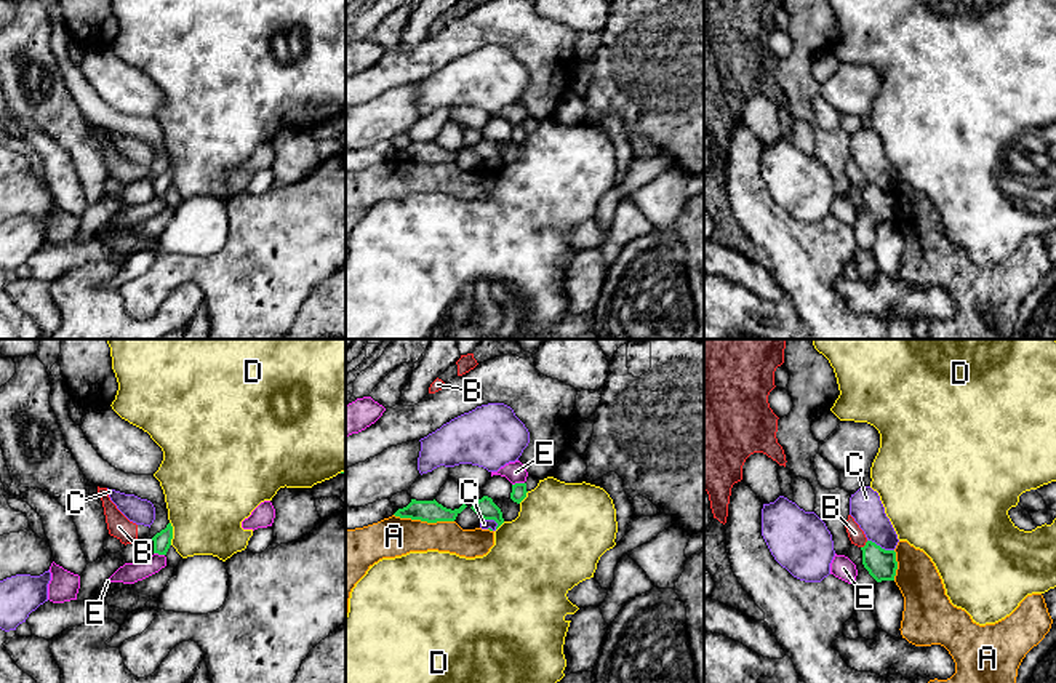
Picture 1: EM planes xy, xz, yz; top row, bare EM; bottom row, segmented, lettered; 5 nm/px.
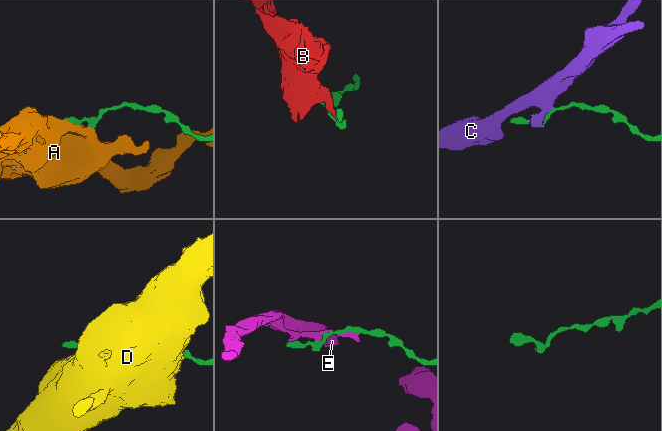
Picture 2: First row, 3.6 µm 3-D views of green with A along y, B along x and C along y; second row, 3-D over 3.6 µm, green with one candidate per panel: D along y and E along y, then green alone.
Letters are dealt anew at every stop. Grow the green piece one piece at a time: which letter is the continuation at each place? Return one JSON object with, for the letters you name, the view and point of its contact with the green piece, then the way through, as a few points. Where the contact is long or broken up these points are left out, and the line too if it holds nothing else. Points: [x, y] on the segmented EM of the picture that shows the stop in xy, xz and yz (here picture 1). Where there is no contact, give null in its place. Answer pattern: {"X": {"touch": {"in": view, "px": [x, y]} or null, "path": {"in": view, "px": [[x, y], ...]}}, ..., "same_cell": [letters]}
{"same_cell": []}

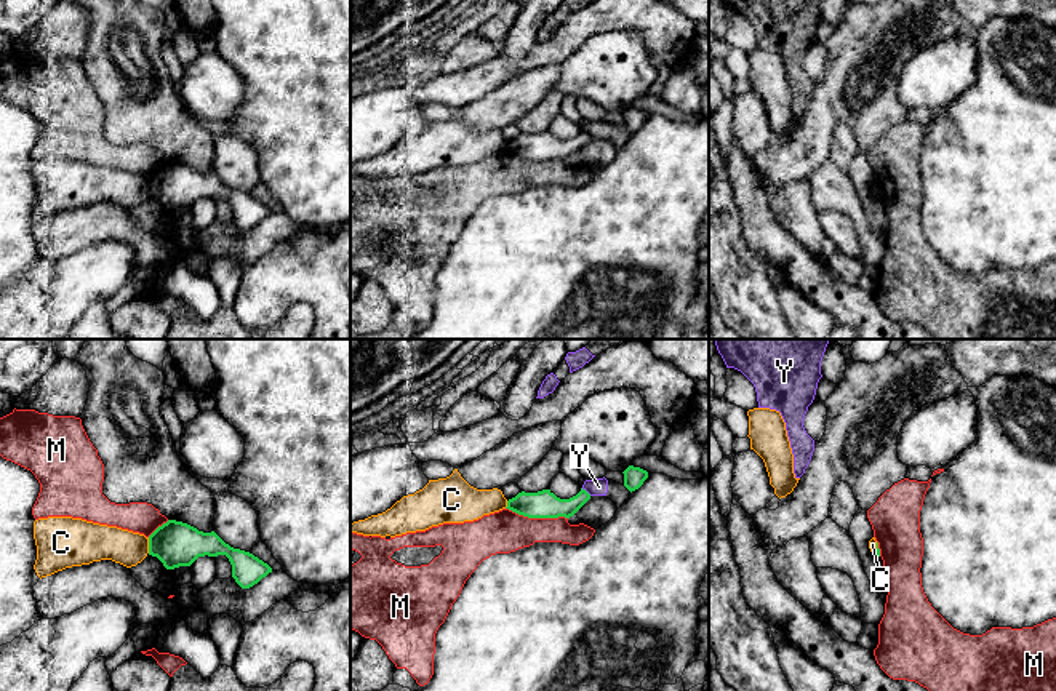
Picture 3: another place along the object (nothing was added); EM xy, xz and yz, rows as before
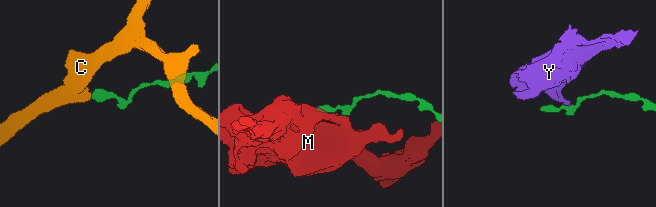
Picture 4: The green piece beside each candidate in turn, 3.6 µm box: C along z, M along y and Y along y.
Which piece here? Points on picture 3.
{"same_cell": []}

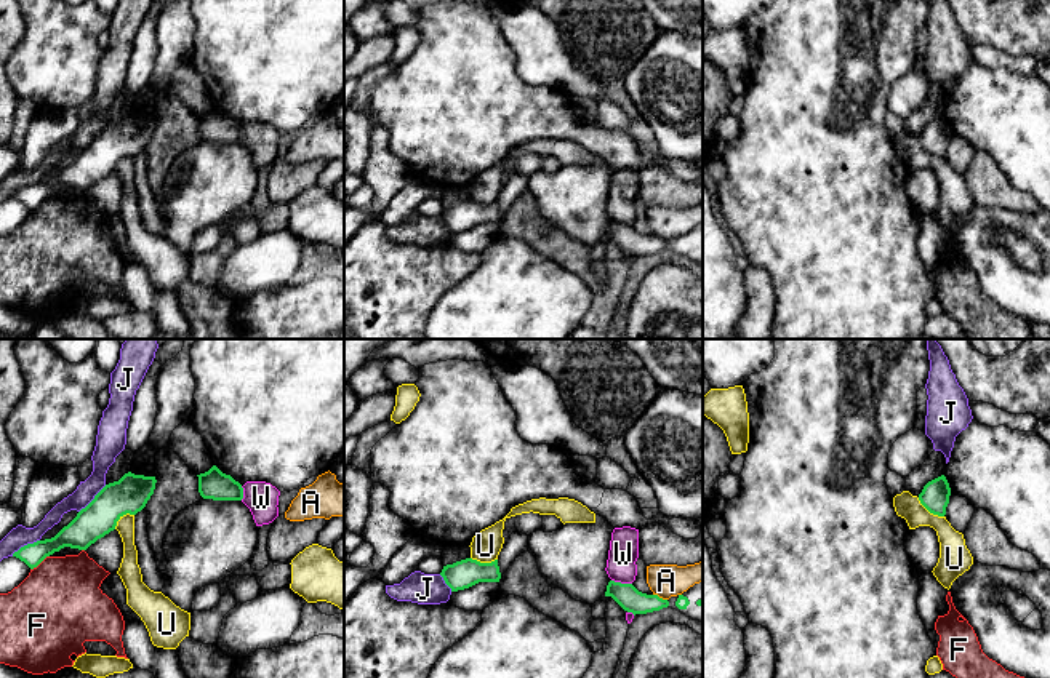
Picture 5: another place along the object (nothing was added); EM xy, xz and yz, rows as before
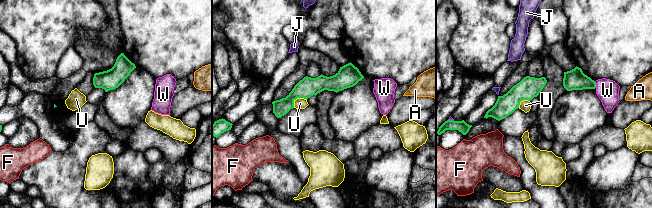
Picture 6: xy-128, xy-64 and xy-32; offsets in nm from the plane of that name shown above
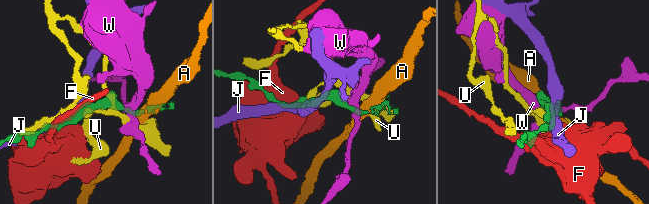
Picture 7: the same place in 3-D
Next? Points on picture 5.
{"same_cell": []}

